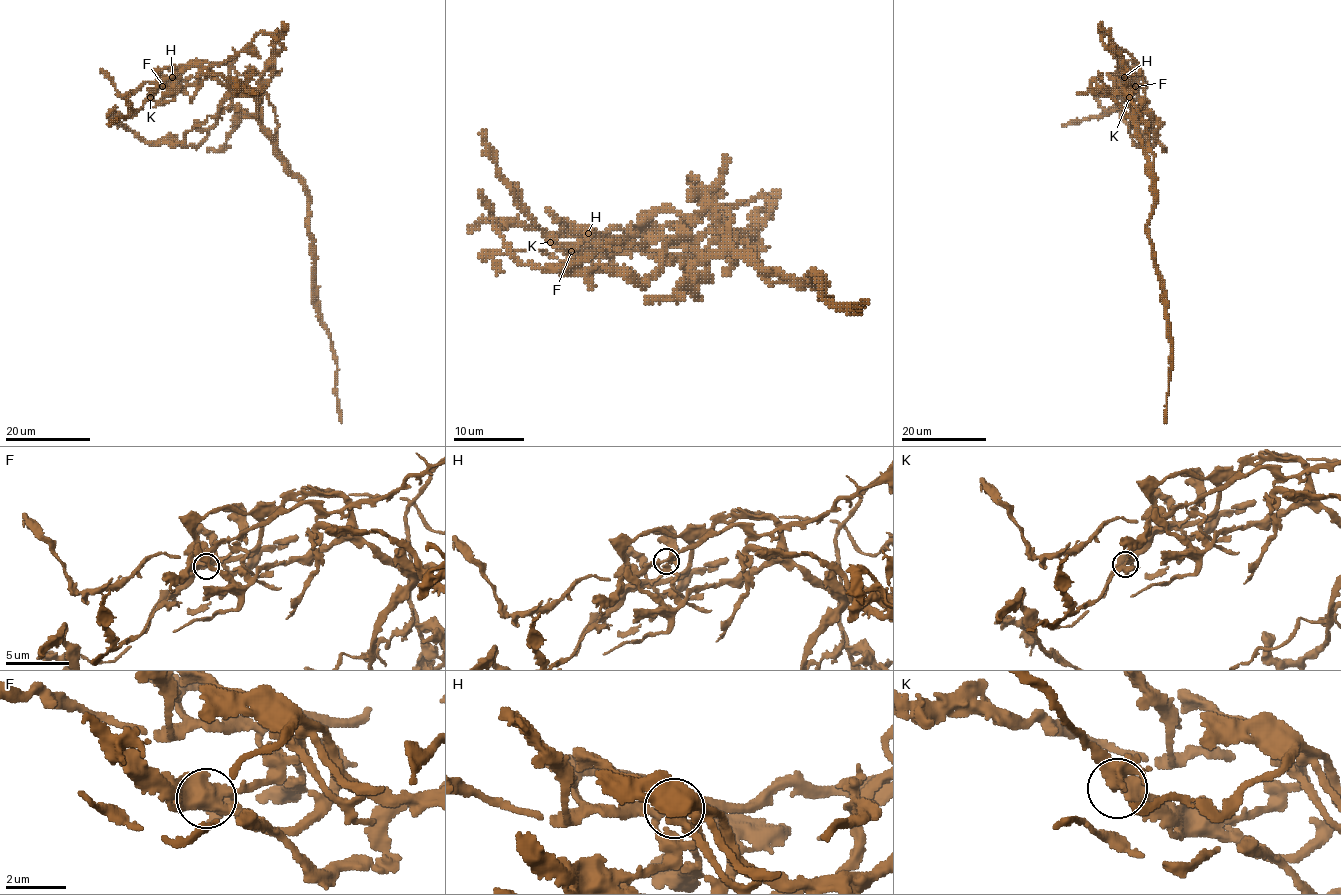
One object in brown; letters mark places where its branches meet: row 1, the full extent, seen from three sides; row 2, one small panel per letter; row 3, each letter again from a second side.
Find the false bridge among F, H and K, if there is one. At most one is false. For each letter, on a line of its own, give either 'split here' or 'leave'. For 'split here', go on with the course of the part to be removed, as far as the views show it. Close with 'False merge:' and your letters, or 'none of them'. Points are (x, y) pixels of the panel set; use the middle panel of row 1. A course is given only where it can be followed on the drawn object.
F: split here | (572, 251), (657, 211), (719, 205), (752, 265), (811, 285), (812, 269), (821, 297), (857, 315)
H: leave
K: leave
False merge: F

